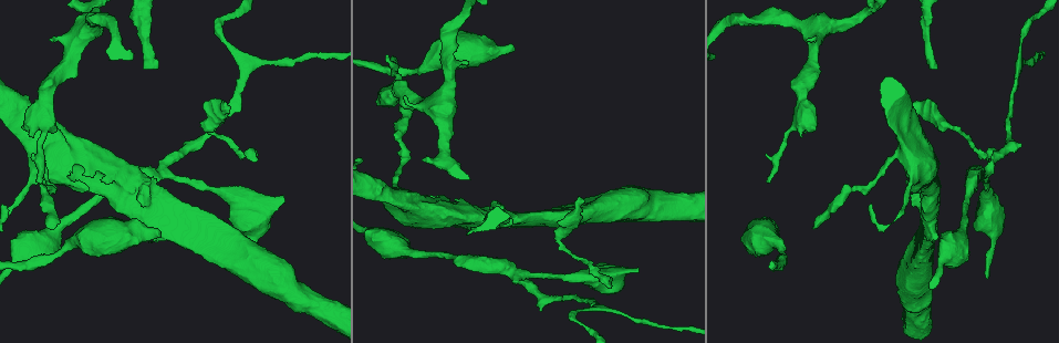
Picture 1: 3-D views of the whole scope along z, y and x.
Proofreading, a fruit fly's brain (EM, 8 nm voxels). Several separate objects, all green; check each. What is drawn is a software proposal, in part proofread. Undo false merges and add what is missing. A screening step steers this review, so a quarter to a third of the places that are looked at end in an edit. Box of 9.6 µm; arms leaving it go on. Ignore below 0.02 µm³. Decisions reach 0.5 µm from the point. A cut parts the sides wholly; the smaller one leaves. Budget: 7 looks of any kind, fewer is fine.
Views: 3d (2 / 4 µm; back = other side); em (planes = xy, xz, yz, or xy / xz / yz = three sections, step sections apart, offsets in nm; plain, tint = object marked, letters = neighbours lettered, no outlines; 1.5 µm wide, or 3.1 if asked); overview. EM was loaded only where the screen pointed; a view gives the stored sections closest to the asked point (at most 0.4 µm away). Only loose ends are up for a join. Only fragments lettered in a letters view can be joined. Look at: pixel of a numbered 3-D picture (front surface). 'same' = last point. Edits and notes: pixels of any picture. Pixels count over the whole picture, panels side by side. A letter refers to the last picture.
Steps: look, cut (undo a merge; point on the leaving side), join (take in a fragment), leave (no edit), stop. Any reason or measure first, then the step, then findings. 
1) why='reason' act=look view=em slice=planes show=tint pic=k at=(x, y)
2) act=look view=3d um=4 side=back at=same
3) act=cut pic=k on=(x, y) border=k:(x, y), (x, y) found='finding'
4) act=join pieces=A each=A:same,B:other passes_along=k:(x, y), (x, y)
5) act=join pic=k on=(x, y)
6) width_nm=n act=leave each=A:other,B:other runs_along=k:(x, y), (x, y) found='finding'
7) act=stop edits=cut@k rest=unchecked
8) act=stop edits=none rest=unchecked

why='thick turns thin' act=look view=em slice=xz step=4 show=letters pic=1 at=(909, 187)

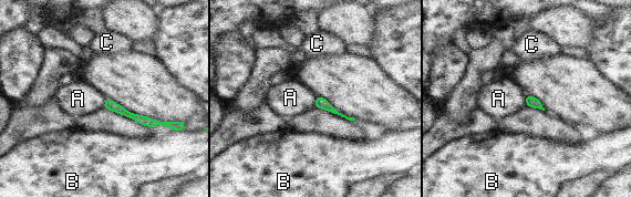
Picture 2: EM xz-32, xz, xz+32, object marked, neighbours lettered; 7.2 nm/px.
width_nm=70 act=leave each=A:other,B:other,C:other border=2:(317, 96), (314, 107) found='one neuron here'

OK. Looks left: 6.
why='an open end' act=look view=em slice=yz step=4 show=tint pic=1 at=(159, 233)

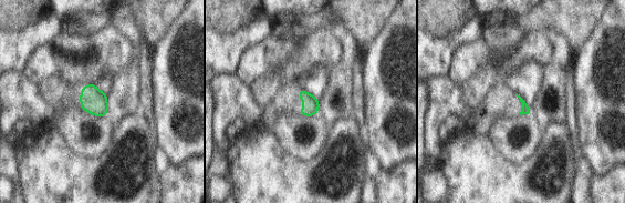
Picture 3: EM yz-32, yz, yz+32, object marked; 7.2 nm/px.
why='another direction' act=look view=em slice=planes show=tint at=same

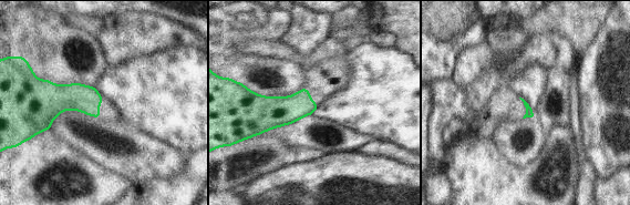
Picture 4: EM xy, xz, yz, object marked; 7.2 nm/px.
act=look view=em slice=planes show=letters at=same

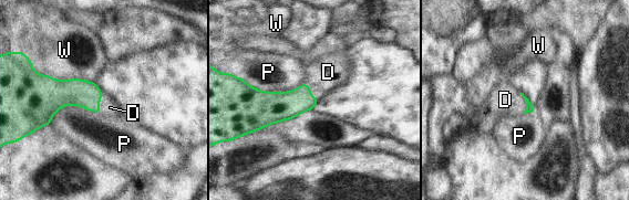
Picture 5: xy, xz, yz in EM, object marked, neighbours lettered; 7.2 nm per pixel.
longest_contact=P:480nm act=join pic=5 on=(328, 72) each=D:same,P:other,W:other passes_along=5:(280, 106), (309, 92), (328, 72) found='it goes on there'

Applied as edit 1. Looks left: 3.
why='branch stops here' act=look view=em slice=yz step=8 show=plain pic=1 at=(581, 198)

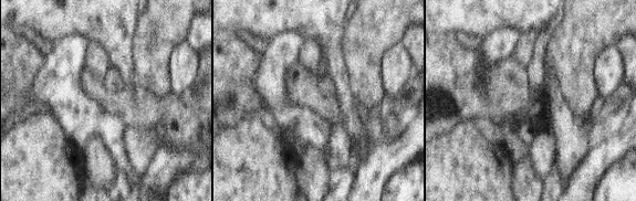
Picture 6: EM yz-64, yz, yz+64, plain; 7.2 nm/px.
act=look view=em slice=yz step=8 show=letters at=same

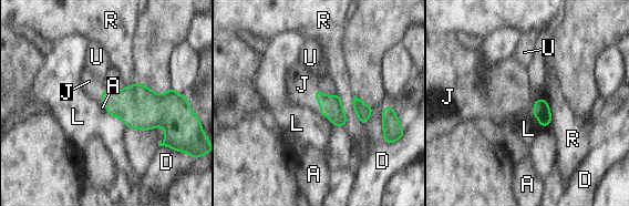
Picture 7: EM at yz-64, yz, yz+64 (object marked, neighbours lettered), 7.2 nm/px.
act=join pic=7 on=(302, 84) each=A:other,D:other,J:same,L:other,R:other,U:other passes_along=7:(331, 105), (316, 100), (302, 84) found='the neuron continues'

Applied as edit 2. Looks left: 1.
act=stop edits=join@5,join@7 rest=unchecked

